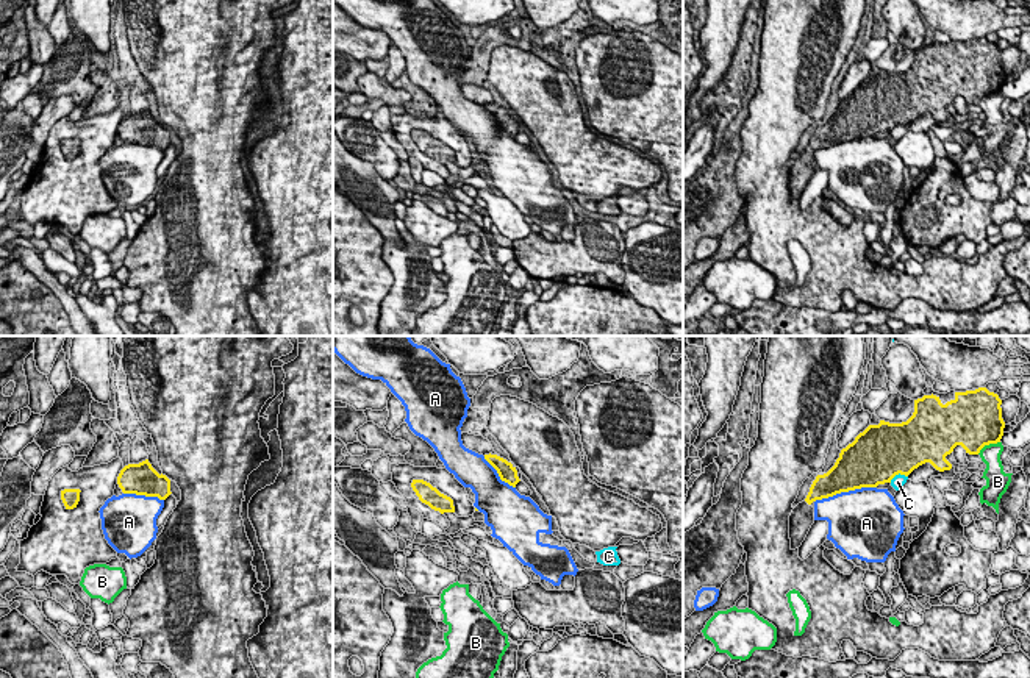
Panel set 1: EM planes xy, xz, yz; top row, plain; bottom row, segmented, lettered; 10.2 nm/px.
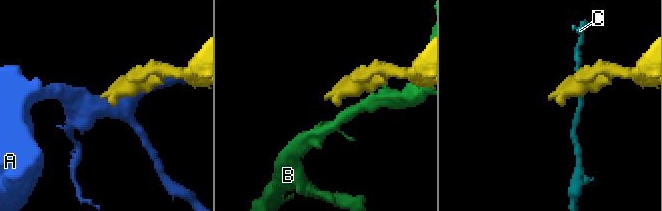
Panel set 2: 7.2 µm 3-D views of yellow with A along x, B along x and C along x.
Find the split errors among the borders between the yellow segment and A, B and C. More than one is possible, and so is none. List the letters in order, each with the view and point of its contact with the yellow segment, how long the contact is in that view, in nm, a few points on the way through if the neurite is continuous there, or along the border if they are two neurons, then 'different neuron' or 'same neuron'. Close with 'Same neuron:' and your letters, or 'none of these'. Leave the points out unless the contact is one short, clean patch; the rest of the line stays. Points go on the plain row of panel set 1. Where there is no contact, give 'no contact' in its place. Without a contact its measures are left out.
A: contact yz (844, 141); length 650 nm; different neuron
B: contact yz (988, 94); length 280 nm; different neuron
C: contact yz (897, 124); length 200 nm; border yz (907, 125), (897, 124), (890, 132); different neuron
Same neuron: none of these

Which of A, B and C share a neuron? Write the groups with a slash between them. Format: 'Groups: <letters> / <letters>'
Groups: A / B / C

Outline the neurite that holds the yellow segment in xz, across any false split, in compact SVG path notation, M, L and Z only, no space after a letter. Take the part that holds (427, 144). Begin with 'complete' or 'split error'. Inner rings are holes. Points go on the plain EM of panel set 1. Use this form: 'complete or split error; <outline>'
complete; M413 130L413 141L419 147L419 150L428 155L431 159L444 162L455 162L453 150L444 144L441 144L436 137L424 130Z

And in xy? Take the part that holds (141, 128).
complete; M148 109L125 116L117 127L117 134L123 144L158 147L159 150L166 150L172 144L170 130L159 125Z

